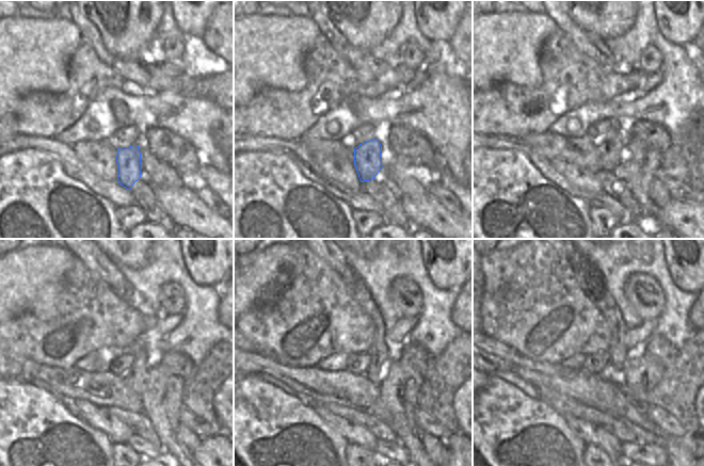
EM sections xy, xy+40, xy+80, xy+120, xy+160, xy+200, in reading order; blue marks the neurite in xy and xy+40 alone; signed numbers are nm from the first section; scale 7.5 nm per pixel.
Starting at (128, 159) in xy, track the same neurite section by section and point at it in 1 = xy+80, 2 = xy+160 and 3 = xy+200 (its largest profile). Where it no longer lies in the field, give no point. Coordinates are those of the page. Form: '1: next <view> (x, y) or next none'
1: next xy+80 (610, 146)
2: next xy+160 (355, 286)
3: next xy+200 (592, 282)

